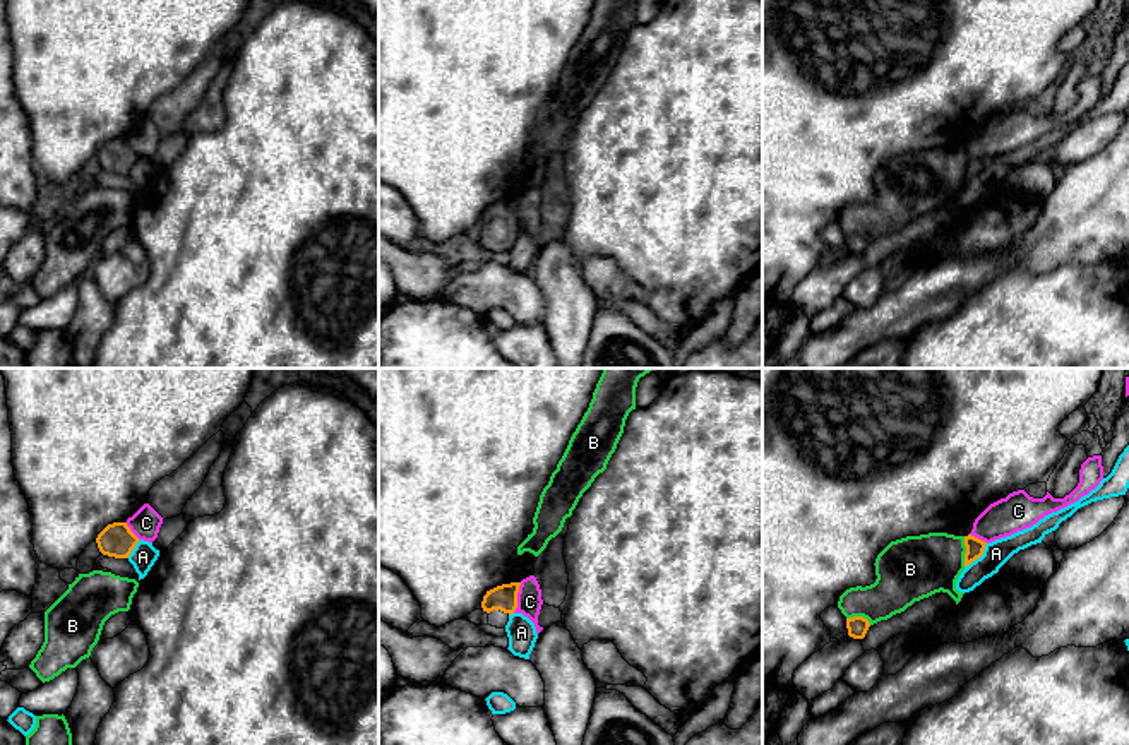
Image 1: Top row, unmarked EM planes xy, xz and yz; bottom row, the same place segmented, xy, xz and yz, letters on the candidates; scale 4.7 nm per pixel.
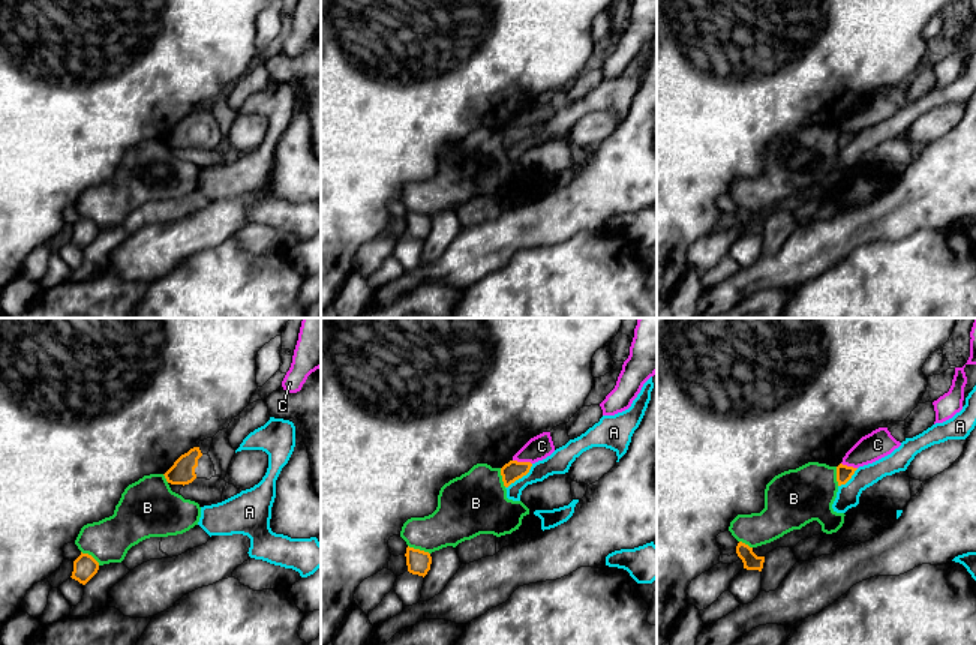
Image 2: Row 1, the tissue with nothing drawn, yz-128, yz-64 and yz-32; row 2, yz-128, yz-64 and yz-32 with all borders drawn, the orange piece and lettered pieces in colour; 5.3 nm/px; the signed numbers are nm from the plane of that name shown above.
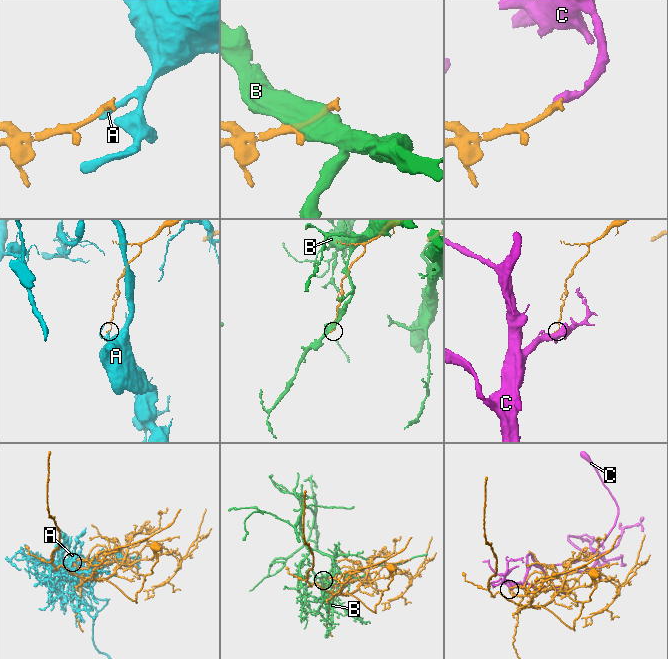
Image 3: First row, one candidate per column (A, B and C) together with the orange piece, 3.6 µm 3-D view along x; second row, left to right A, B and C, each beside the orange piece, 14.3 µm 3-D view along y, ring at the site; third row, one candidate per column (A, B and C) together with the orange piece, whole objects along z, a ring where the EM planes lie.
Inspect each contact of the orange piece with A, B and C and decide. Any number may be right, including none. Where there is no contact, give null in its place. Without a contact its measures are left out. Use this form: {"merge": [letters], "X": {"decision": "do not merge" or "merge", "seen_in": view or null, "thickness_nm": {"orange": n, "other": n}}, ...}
{"merge": [], "A": {"decision": "do not merge", "seen_in": "yz", "thickness_nm": {"orange": 90, "other": 120}}, "B": {"decision": "do not merge", "seen_in": "yz", "thickness_nm": {"orange": 90, "other": 300}}, "C": {"decision": "do not merge", "seen_in": "xz", "thickness_nm": {"orange": 120, "other": 120}}}

